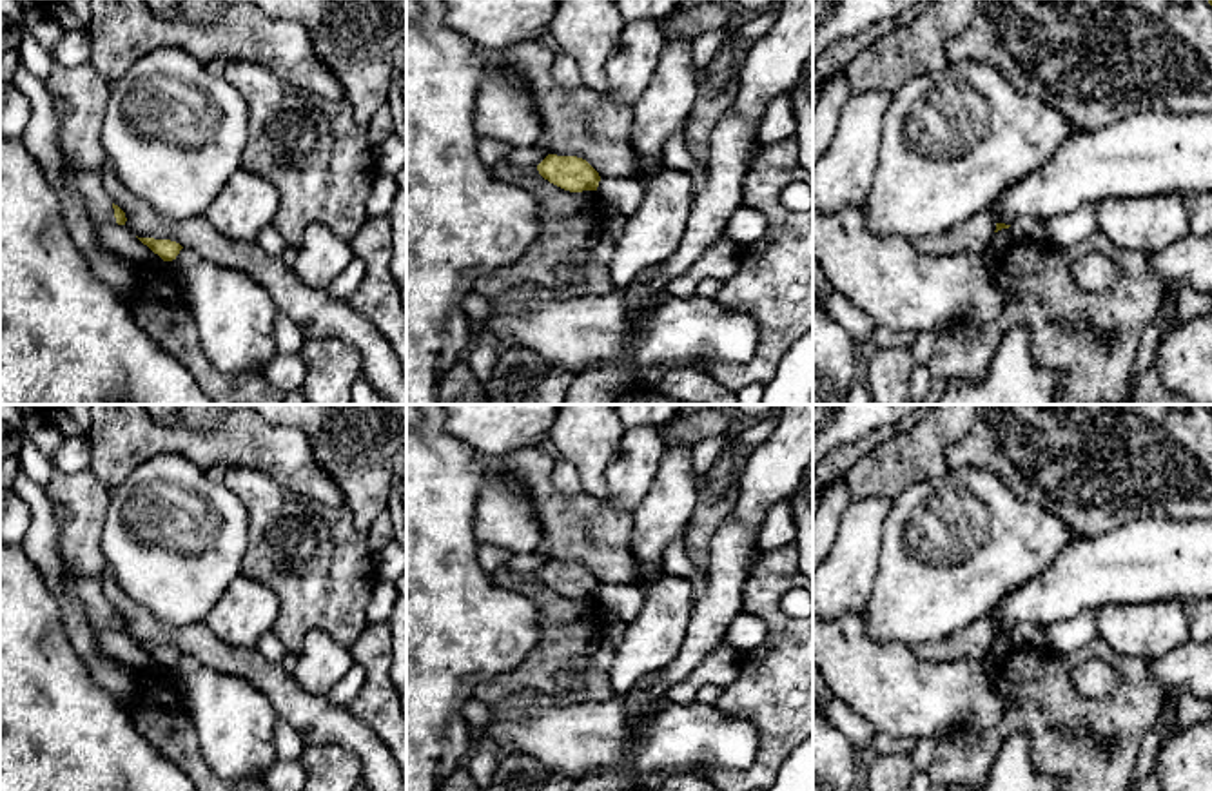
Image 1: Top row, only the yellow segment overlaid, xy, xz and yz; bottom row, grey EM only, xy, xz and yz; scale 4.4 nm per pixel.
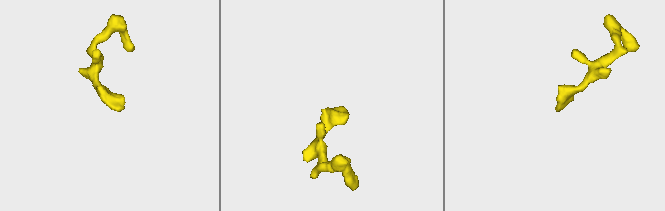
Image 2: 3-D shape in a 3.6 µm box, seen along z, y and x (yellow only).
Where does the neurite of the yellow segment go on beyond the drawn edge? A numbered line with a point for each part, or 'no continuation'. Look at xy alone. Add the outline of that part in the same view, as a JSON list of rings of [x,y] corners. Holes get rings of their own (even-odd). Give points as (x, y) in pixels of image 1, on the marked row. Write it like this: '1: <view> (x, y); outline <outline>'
1: xy (87, 185); outline [[[67,163],[62,172],[62,181],[82,198],[93,225],[116,223],[112,201],[98,171],[87,172]]]

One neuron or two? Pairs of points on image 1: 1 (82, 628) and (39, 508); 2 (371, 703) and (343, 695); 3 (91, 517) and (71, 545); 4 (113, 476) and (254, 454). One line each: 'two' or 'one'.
1: one
2: two
3: one
4: one

